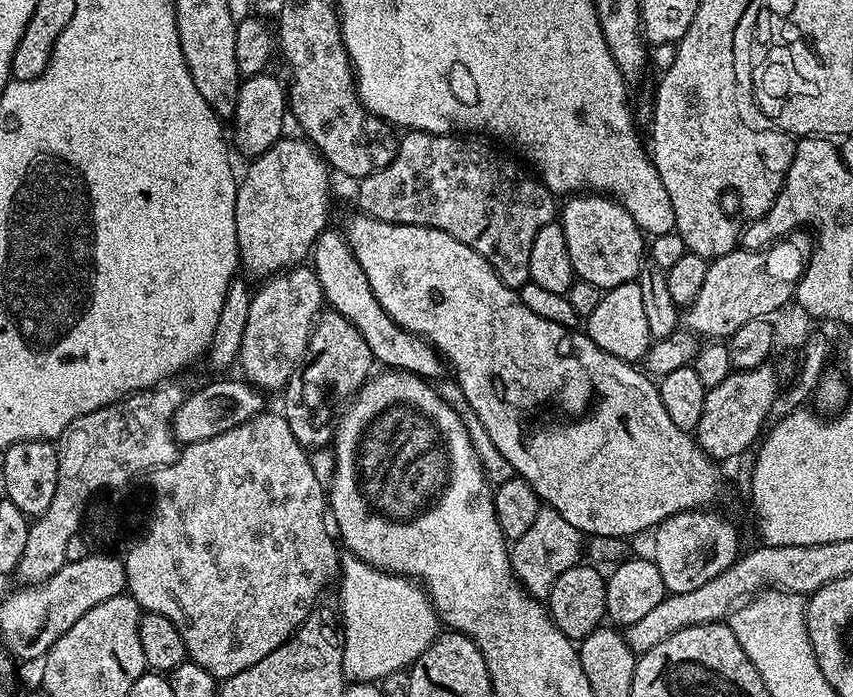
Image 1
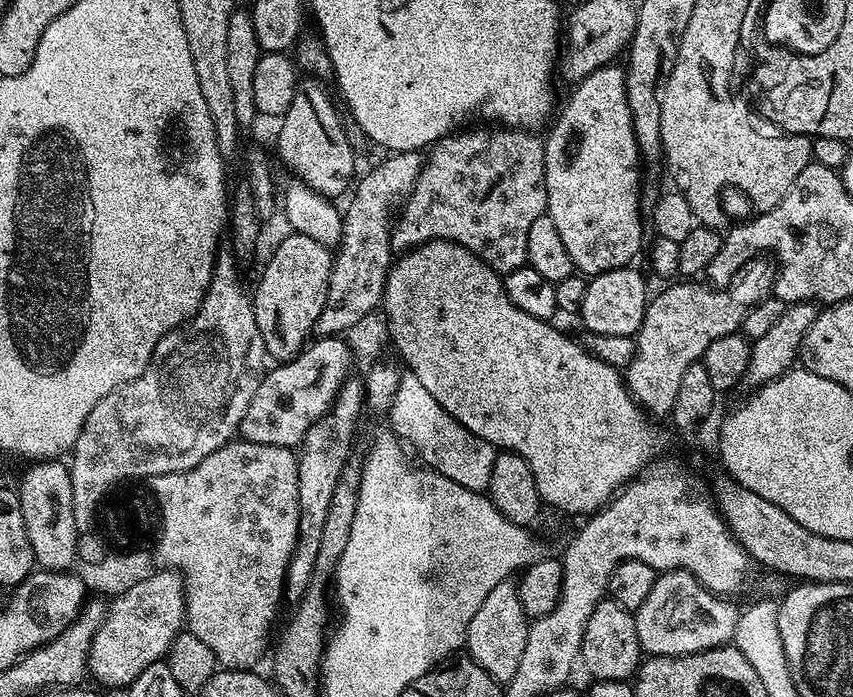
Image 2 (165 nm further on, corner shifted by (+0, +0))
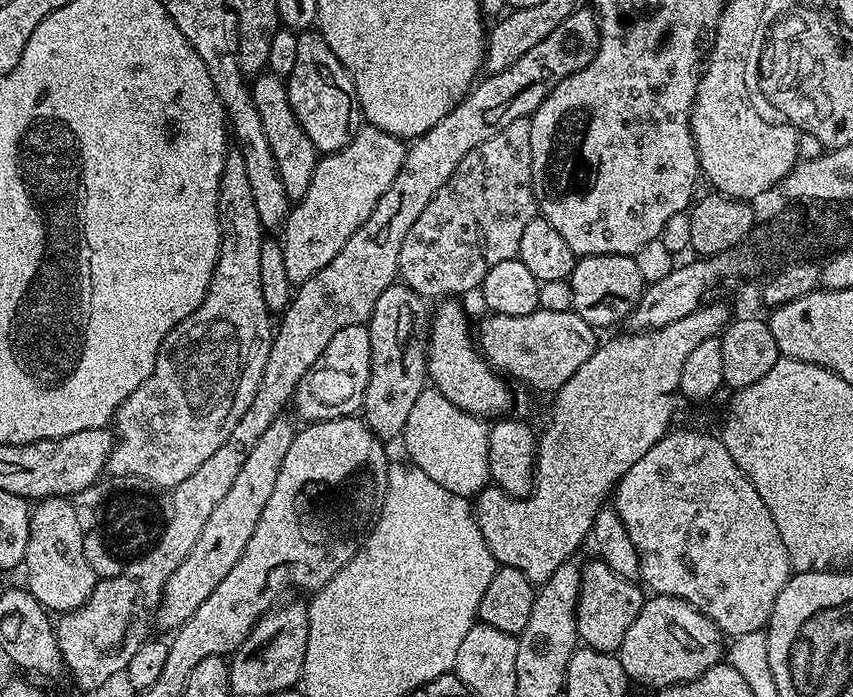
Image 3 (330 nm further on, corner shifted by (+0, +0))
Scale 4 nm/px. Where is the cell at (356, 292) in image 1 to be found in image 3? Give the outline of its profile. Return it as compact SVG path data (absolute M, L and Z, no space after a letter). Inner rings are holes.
M265 71L251 81L250 87L254 110L258 110L258 115L262 117L262 126L266 126L266 139L270 142L270 150L274 150L274 162L278 162L282 186L286 186L289 201L301 200L310 186L310 178L314 178L318 159L314 142L310 142L310 134L302 130L294 114L294 106L290 106L287 83L281 77Z

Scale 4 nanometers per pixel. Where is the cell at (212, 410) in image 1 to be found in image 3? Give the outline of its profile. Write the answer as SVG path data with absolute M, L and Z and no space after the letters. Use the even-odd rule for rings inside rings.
M363 324L346 326L330 338L330 346L322 350L322 358L306 370L298 382L292 404L304 422L333 420L343 416L356 416L363 409L366 382L370 378L370 334Z

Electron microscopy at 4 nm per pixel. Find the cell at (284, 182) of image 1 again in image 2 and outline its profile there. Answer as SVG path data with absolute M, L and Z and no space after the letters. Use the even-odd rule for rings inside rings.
M316 78L304 79L297 83L294 102L290 102L290 110L286 110L286 114L279 121L280 133L276 136L276 152L280 155L281 162L292 171L291 175L295 179L308 184L310 190L318 194L337 198L344 191L347 193L353 183L352 171L356 168L357 153L352 147L348 137L349 129L344 128L344 120L340 117L335 102L320 85L323 83Z

